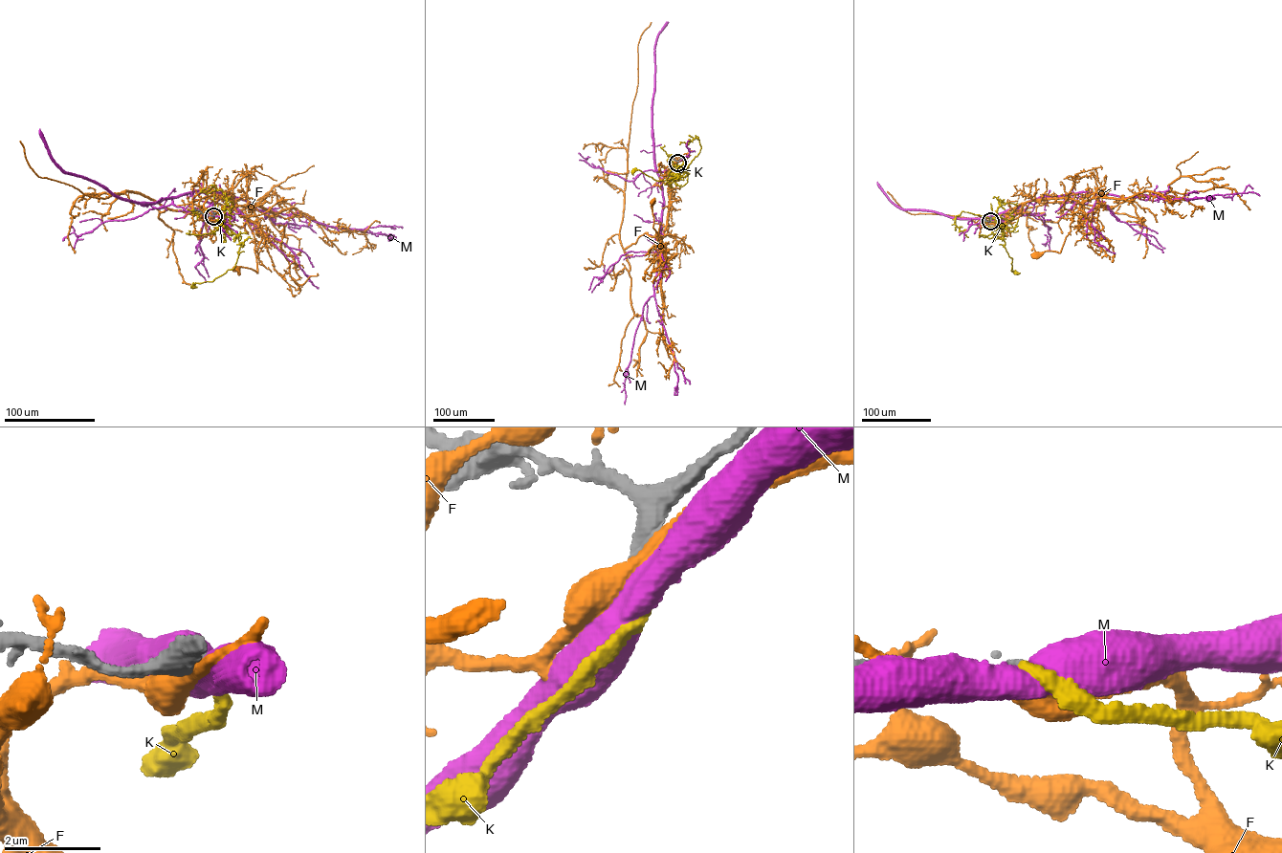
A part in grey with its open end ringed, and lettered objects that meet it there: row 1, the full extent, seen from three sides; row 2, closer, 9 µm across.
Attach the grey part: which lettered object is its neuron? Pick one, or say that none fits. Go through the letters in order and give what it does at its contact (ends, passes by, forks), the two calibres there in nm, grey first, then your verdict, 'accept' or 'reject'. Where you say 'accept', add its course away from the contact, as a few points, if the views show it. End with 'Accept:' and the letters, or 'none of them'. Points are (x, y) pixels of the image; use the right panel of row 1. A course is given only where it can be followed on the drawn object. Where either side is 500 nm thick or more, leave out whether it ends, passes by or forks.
F: it passes by | 440/320 nm | reject
K: it ends | 240/240 nm | accept | via (990, 221), (999, 221), (997, 214), (994, 219), (1002, 232), (1004, 247), (1012, 258), (1011, 271), (1016, 273)
M: 280/600 nm | reject
Accept: K

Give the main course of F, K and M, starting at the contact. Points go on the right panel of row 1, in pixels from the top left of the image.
F: (989, 221), (1002, 225), (1033, 200), (1068, 198), (1078, 202), (1080, 207), (1072, 218), (1061, 251), (1035, 253)
K: (990, 221), (999, 221), (997, 214), (994, 219), (1002, 232), (1004, 247), (1012, 258), (1011, 271), (1016, 273)
M: (990, 221), (1012, 218), (1018, 207), (1043, 196), (1078, 192), (1152, 200), (1259, 196)

